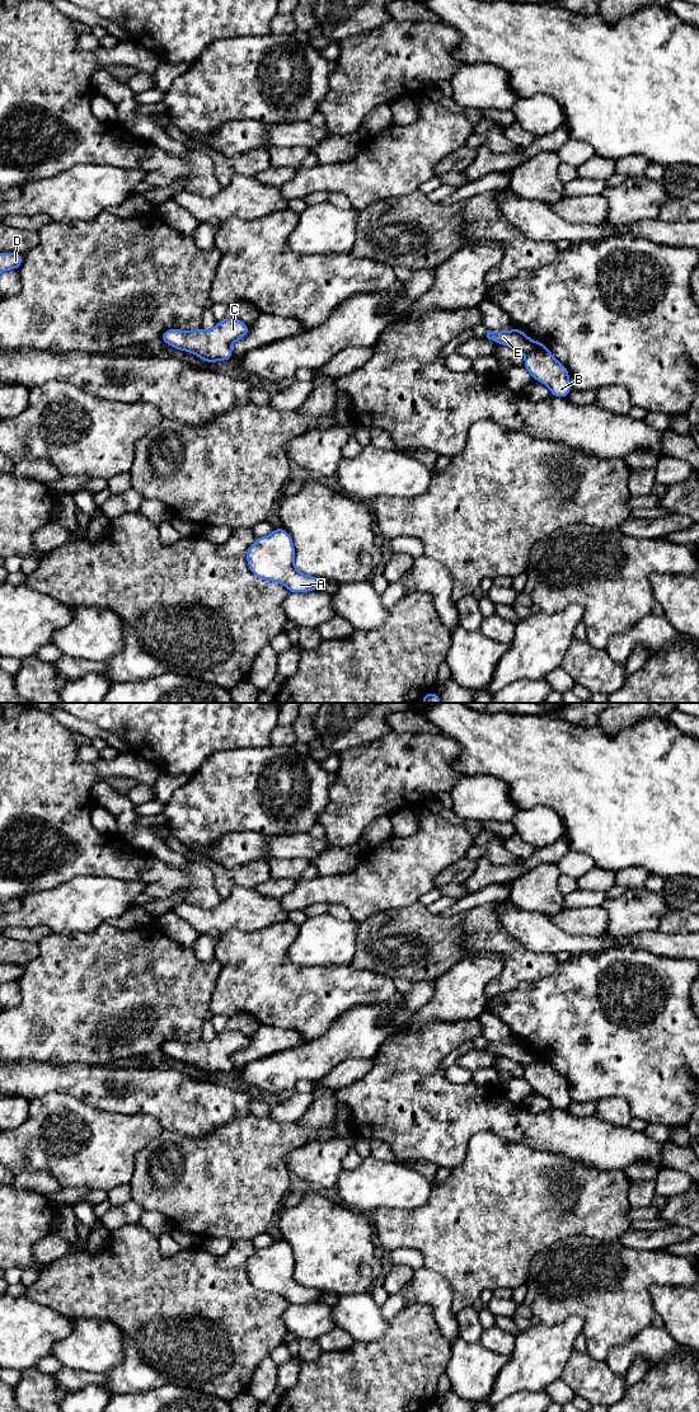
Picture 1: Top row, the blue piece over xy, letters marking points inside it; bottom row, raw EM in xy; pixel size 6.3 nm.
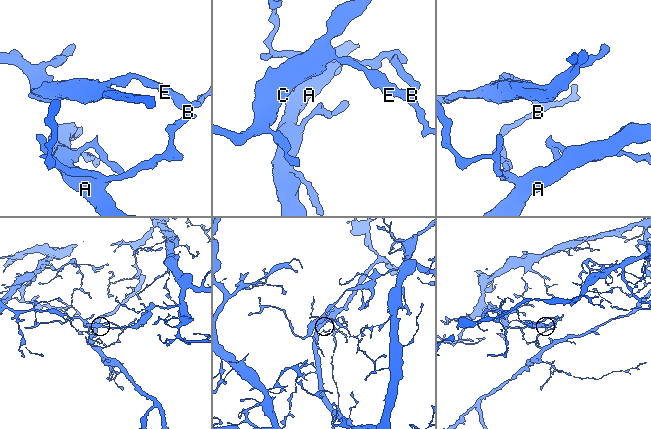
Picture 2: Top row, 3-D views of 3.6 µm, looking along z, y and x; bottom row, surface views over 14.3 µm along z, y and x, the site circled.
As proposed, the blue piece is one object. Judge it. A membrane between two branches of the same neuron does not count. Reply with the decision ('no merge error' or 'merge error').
merge error

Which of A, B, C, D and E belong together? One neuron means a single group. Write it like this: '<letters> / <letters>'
A B / C D E

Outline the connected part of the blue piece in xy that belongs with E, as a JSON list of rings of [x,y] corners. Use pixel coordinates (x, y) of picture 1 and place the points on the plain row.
[[[517,1040],[501,1043],[487,1042],[487,1050],[496,1055],[516,1061],[524,1066],[530,1064],[536,1055],[535,1051],[530,1051],[521,1041]]]

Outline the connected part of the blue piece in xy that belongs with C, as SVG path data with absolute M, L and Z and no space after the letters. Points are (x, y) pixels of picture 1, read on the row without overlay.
M224 1029L216 1037L205 1042L179 1042L170 1040L164 1042L160 1050L165 1056L177 1061L194 1065L205 1074L226 1073L233 1068L231 1056L244 1050L249 1037L239 1031Z

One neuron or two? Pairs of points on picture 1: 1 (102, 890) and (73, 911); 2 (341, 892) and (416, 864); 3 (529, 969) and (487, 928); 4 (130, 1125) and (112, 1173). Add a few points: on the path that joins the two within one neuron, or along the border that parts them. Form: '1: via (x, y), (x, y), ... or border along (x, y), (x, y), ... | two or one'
1: via (94, 897), (80, 905) | one
2: via (360, 890), (369, 890), (397, 873) | one
3: via (519, 960), (497, 938) | one
4: via (120, 1136), (112, 1144), (112, 1162) | one

